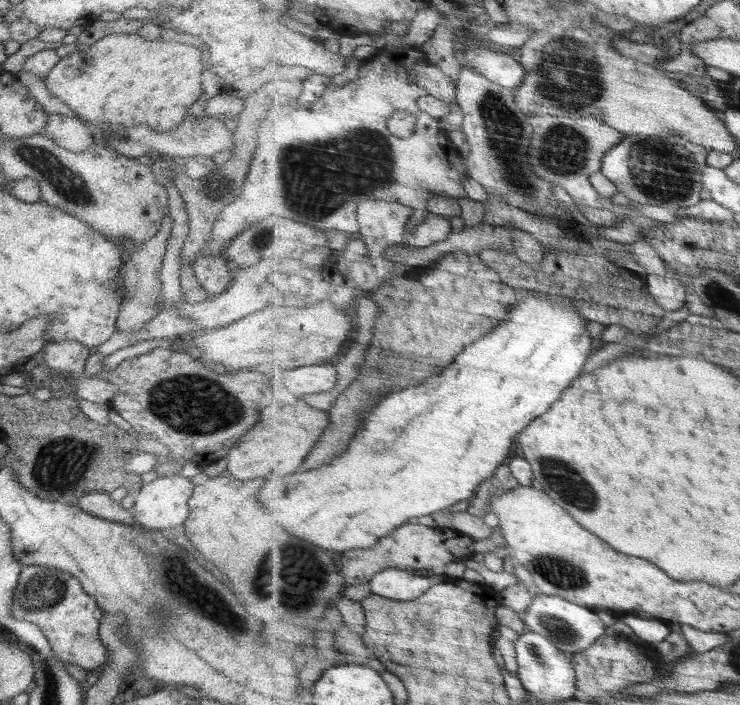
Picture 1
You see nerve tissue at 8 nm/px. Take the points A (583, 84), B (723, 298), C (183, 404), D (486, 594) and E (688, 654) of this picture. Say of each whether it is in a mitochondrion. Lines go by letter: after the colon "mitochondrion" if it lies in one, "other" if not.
A: mitochondrion
B: mitochondrion
C: mitochondrion
D: other
E: other

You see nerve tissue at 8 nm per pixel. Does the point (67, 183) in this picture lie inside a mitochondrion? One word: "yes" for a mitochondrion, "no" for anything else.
yes

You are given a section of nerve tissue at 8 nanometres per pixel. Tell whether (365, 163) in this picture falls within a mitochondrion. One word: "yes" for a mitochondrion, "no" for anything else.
yes

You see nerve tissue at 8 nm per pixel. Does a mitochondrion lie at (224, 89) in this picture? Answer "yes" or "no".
no

